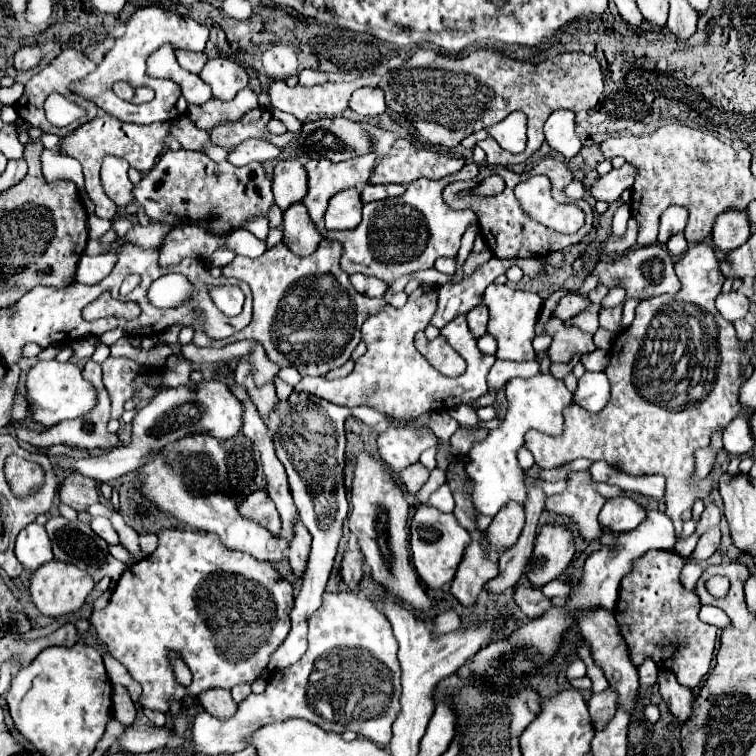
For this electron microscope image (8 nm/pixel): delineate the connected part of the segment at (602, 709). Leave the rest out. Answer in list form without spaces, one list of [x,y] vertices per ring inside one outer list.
[[[611,688],[601,694],[593,694],[589,700],[589,712],[593,718],[593,726],[601,730],[617,712],[617,694]]]

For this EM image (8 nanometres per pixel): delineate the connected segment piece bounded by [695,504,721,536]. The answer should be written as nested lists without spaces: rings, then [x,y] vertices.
[[[707,504],[705,510],[703,510],[703,518],[699,520],[695,532],[701,536],[701,534],[707,532],[711,526],[717,526],[717,524],[719,524],[719,518],[721,518],[721,514],[719,514],[717,506],[715,506],[715,504]]]

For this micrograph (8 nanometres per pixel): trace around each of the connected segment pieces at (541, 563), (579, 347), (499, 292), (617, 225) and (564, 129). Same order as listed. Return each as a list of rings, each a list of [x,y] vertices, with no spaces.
[[[543,526],[535,538],[535,548],[525,568],[525,576],[535,588],[565,574],[575,554],[573,534],[563,526]]]
[[[555,316],[547,324],[547,334],[553,336],[553,342],[549,346],[549,360],[551,362],[565,362],[567,364],[567,358],[573,358],[577,352],[587,354],[587,352],[595,350],[591,334],[587,334],[575,326],[565,328],[563,322]]]
[[[491,284],[485,290],[483,302],[491,312],[491,316],[489,316],[489,334],[495,336],[495,340],[497,340],[497,354],[495,356],[499,360],[515,360],[515,362],[533,360],[535,352],[533,352],[531,342],[535,338],[535,322],[539,318],[541,306],[543,306],[541,296],[533,294],[533,292],[513,290],[509,286]]]
[[[629,204],[619,206],[619,210],[613,216],[613,236],[623,236],[627,230],[627,220],[631,218],[631,208]]]
[[[555,110],[545,122],[545,140],[547,144],[563,154],[565,160],[573,158],[581,150],[581,140],[575,134],[575,114],[569,110]]]

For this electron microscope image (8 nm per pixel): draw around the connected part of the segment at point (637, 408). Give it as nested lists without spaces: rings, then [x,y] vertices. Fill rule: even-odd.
[[[703,242],[689,246],[681,260],[675,264],[675,272],[681,280],[681,290],[673,296],[665,294],[639,302],[635,308],[633,324],[627,330],[619,332],[619,336],[615,338],[611,348],[611,362],[605,368],[605,374],[611,382],[609,404],[597,414],[587,412],[581,406],[567,406],[563,414],[565,424],[561,436],[547,436],[539,430],[529,430],[525,434],[525,446],[533,454],[535,464],[541,468],[555,468],[575,458],[589,458],[605,460],[607,464],[619,464],[621,470],[631,476],[665,476],[665,514],[671,518],[675,532],[681,534],[681,514],[685,510],[691,510],[697,498],[705,500],[705,496],[709,496],[713,488],[711,476],[703,480],[693,478],[695,450],[709,448],[711,434],[723,430],[739,414],[739,388],[745,382],[745,378],[741,376],[741,368],[749,364],[749,358],[753,356],[753,344],[749,344],[747,352],[743,352],[735,336],[735,328],[725,322],[715,308],[715,298],[721,292],[725,276],[719,270],[719,262],[711,246]]]

